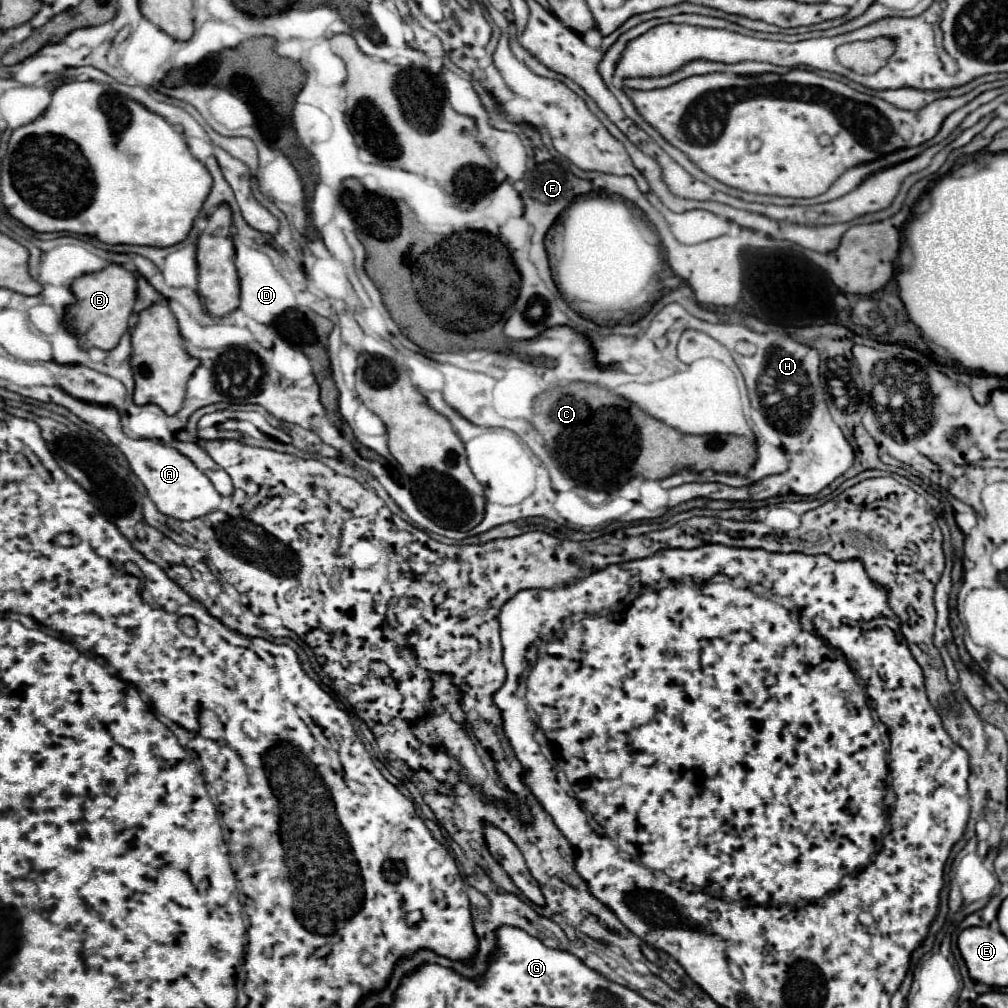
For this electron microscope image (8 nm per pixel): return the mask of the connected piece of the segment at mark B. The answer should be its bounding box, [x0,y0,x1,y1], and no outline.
[63,264,137,350]

